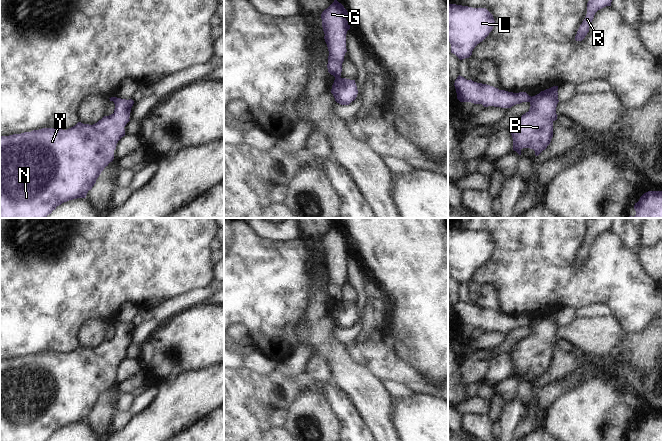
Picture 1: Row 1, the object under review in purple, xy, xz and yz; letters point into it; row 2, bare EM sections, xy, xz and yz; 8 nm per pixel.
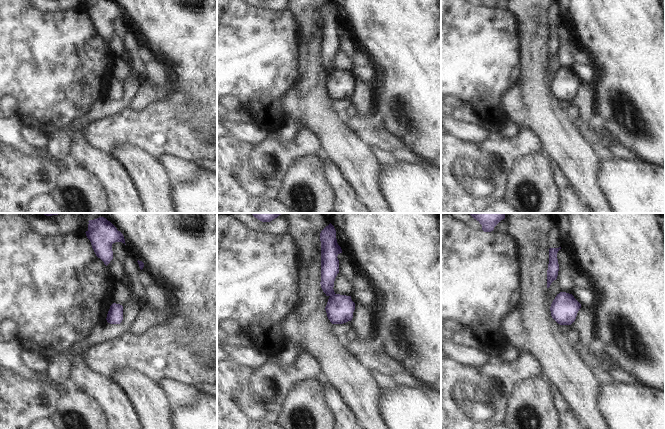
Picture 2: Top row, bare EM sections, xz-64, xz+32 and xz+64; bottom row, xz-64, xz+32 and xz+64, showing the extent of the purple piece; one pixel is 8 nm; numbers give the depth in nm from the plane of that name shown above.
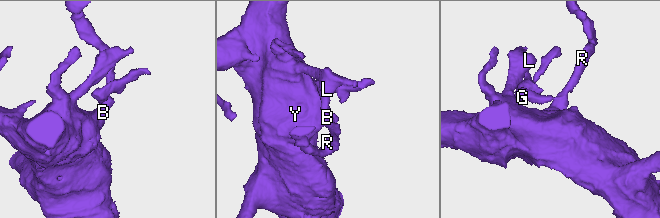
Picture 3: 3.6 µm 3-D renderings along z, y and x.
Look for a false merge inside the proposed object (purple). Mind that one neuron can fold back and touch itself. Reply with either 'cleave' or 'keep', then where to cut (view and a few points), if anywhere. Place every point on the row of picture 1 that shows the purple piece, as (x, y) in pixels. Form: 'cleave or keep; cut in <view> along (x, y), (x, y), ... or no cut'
cleave; cut in xz along (339, 76), (335, 78)

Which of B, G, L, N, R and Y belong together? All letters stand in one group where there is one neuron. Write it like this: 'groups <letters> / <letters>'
groups B L N R Y / G

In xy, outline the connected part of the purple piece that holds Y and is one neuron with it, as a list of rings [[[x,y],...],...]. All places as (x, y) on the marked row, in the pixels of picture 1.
[[[114,97],[113,102],[115,104],[114,113],[109,116],[104,116],[93,125],[78,122],[75,126],[67,130],[59,128],[42,128],[21,134],[0,136],[0,218],[46,218],[62,203],[77,198],[86,198],[88,191],[92,189],[101,172],[113,161],[116,144],[125,136],[124,127],[130,121],[129,117],[134,101],[132,99],[126,100]]]

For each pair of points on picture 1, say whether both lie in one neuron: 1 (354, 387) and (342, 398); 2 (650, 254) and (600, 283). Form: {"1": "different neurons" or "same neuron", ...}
{"1": "different neurons", "2": "different neurons"}

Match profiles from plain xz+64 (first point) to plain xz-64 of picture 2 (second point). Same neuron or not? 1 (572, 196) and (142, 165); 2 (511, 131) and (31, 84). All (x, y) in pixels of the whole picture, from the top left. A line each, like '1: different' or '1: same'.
1: different
2: different

